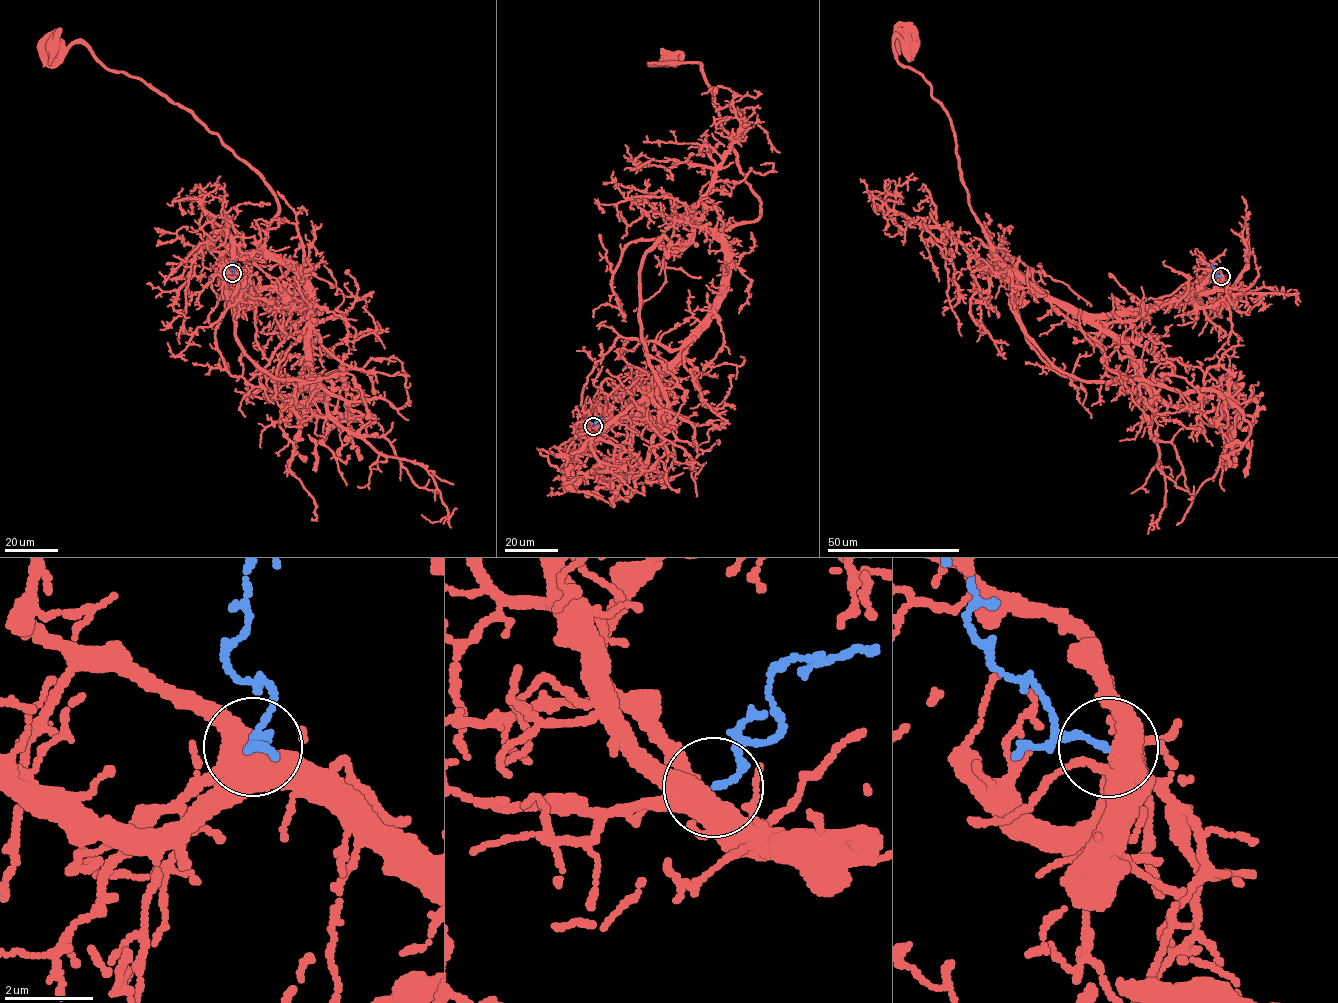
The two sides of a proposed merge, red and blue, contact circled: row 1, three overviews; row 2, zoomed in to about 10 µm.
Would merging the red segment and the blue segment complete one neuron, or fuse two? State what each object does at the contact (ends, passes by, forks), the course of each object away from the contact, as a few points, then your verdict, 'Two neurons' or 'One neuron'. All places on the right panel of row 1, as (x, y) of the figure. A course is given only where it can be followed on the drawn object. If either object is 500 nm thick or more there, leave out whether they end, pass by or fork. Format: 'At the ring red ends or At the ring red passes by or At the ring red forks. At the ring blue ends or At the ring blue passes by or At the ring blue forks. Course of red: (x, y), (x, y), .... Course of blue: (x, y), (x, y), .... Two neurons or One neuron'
Course of red: (1221, 277), (1146, 309), (1091, 314), (1005, 269), (970, 207), (944, 109), (897, 58), (894, 39), (906, 40). Course of blue: (1221, 277), (1211, 265). One neuron

